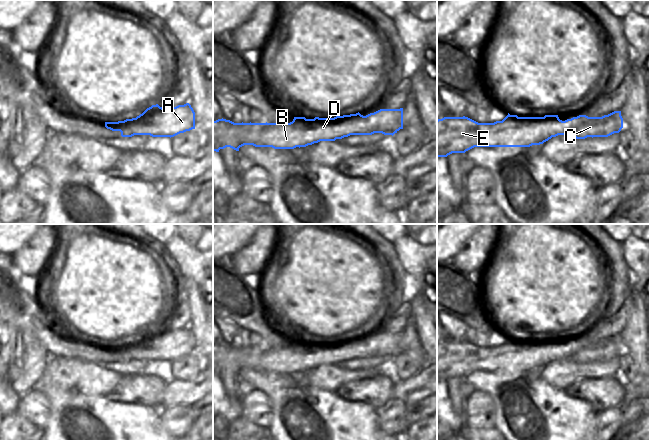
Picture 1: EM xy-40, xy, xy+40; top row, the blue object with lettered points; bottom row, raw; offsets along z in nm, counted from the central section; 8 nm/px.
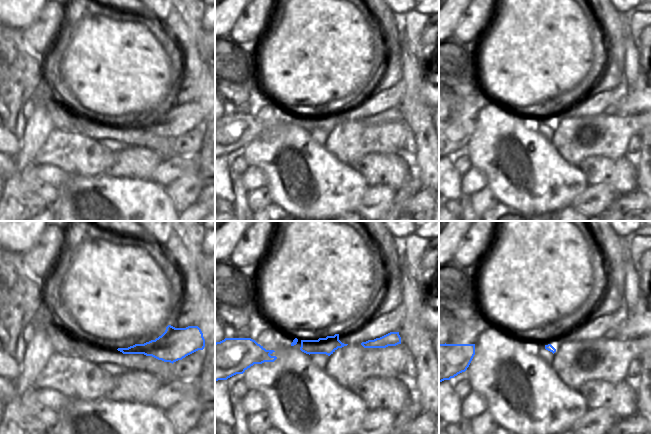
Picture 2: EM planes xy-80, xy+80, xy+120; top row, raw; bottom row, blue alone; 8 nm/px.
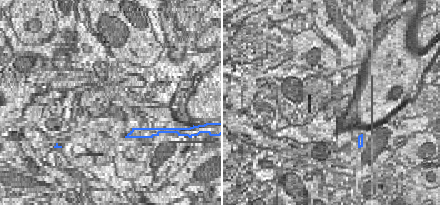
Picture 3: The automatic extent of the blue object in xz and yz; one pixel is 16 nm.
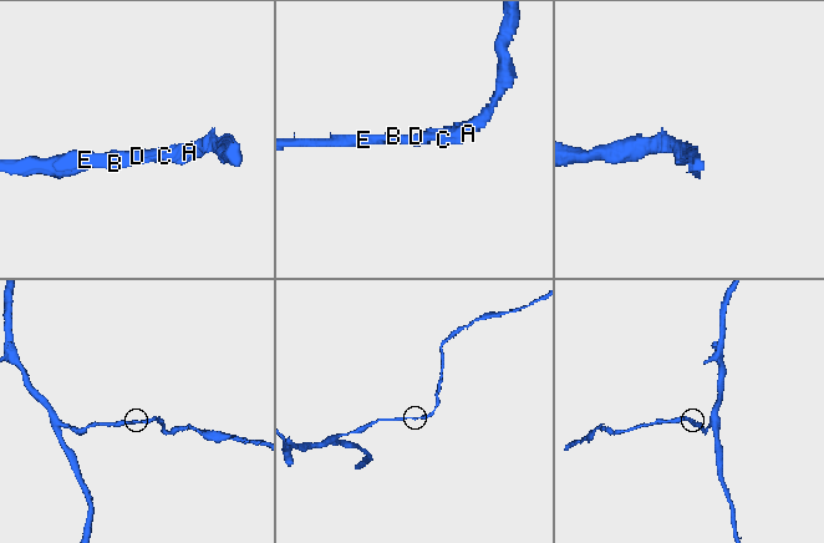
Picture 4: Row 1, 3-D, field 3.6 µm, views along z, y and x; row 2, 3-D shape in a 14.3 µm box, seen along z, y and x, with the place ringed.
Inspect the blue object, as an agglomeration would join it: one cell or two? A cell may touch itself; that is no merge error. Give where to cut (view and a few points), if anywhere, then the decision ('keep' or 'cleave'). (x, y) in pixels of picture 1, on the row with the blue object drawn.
no cut; keep

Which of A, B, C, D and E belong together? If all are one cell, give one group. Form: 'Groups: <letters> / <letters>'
Groups: A B C D E

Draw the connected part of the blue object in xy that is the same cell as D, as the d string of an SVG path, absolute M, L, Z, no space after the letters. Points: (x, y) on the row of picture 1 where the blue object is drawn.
M403 108L380 109L366 116L356 114L336 116L334 118L306 119L294 117L290 123L234 123L226 119L213 121L213 151L230 147L236 151L244 145L255 147L272 147L274 149L294 149L306 147L320 141L335 141L350 135L372 135L382 133L394 135L403 129Z

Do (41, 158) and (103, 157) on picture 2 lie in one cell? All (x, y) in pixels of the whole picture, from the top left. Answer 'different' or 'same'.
same

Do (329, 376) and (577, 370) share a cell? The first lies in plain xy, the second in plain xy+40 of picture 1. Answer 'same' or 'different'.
same

